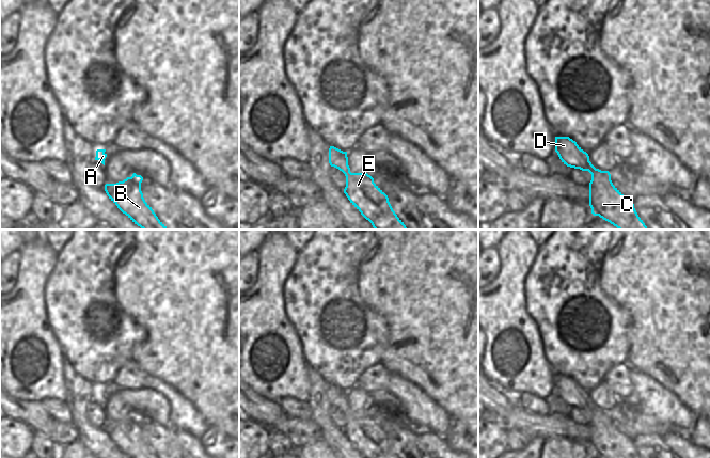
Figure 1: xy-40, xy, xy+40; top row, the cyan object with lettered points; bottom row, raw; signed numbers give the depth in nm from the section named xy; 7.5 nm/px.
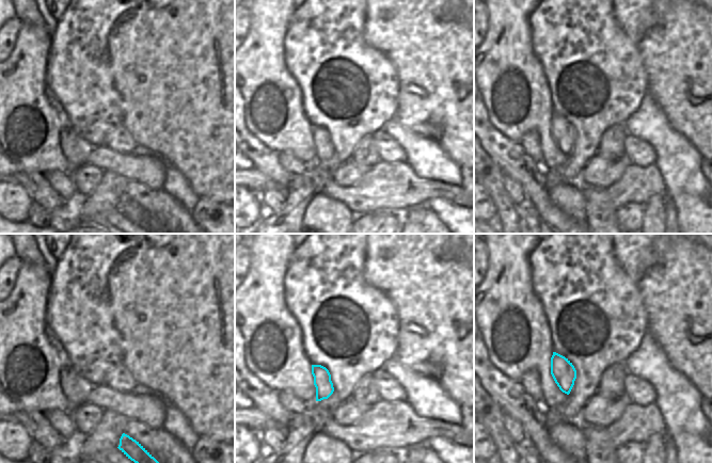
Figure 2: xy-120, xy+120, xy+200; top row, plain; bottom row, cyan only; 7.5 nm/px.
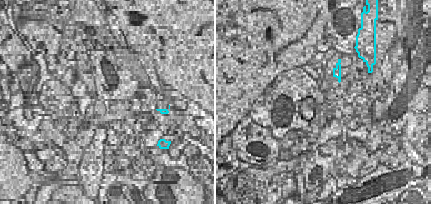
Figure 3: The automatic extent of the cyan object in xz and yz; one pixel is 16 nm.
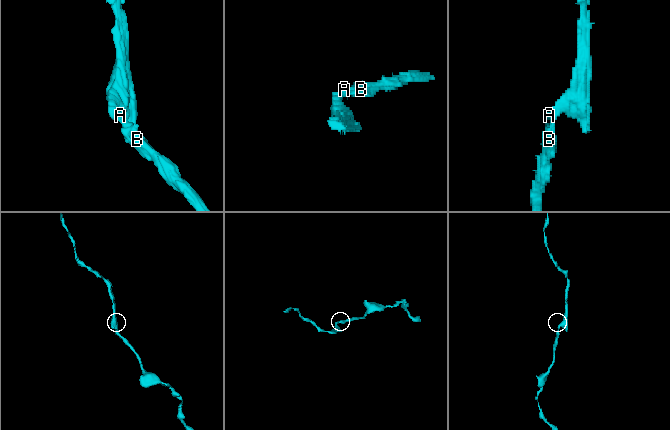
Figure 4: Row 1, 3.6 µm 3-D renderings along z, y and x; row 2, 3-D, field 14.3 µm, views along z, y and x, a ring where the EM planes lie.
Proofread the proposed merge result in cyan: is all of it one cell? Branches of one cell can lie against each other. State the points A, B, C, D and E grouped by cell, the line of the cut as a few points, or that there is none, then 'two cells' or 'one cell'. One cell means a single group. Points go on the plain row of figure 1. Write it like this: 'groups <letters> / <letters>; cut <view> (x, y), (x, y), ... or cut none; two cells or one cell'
groups A B C D E; cut none; one cell

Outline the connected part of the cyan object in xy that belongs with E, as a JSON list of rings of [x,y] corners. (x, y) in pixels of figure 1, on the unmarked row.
[[[330,385],[329,402],[345,413],[344,432],[365,458],[399,458],[388,435],[374,422],[370,414],[350,411],[347,391]]]

